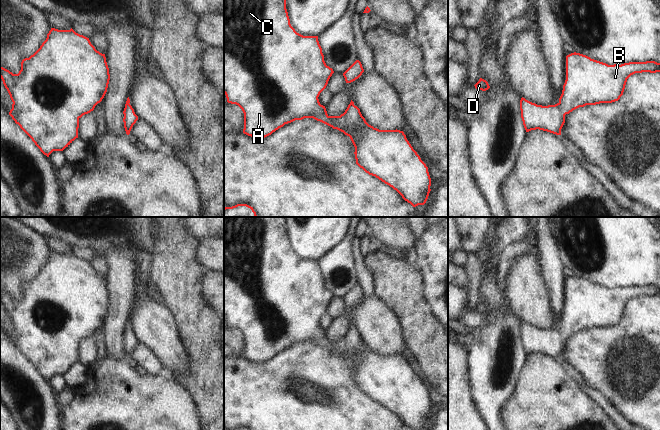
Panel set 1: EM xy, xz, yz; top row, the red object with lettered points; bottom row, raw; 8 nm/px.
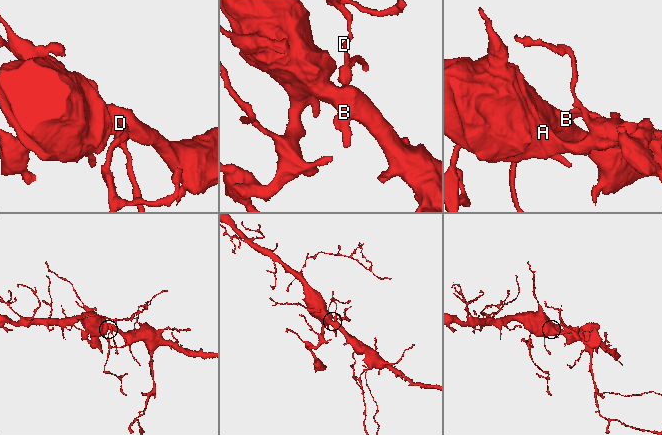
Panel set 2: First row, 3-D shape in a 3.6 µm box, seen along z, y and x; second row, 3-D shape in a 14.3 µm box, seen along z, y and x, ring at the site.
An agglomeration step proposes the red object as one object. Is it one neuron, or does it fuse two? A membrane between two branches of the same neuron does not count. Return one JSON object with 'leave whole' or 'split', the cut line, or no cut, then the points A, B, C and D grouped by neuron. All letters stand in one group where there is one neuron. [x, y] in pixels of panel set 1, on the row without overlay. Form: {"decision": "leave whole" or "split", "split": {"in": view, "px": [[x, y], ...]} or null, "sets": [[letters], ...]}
{"decision": "leave whole", "split": null, "sets": [["A", "B", "C", "D"]]}

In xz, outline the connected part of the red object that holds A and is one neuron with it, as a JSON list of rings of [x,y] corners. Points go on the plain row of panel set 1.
[[[224,217],[224,318],[226,319],[228,327],[238,329],[244,337],[243,357],[255,362],[265,362],[279,352],[283,351],[285,348],[291,347],[295,344],[302,344],[304,342],[313,342],[332,351],[333,353],[337,353],[343,356],[345,359],[350,361],[355,371],[354,378],[356,388],[366,397],[375,400],[385,408],[392,411],[402,420],[405,425],[410,427],[412,430],[424,429],[431,415],[431,402],[428,396],[428,391],[421,384],[417,376],[413,373],[403,355],[397,353],[379,354],[369,349],[365,342],[362,340],[360,333],[354,329],[352,324],[345,336],[340,340],[329,340],[325,330],[320,328],[318,321],[320,317],[326,312],[328,305],[333,297],[333,293],[327,290],[324,285],[324,279],[318,265],[318,260],[303,260],[297,257],[291,250],[286,233],[286,221],[284,217]]]

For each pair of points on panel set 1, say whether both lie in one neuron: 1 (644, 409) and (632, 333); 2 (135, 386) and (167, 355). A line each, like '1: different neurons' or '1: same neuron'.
1: same neuron
2: different neurons

